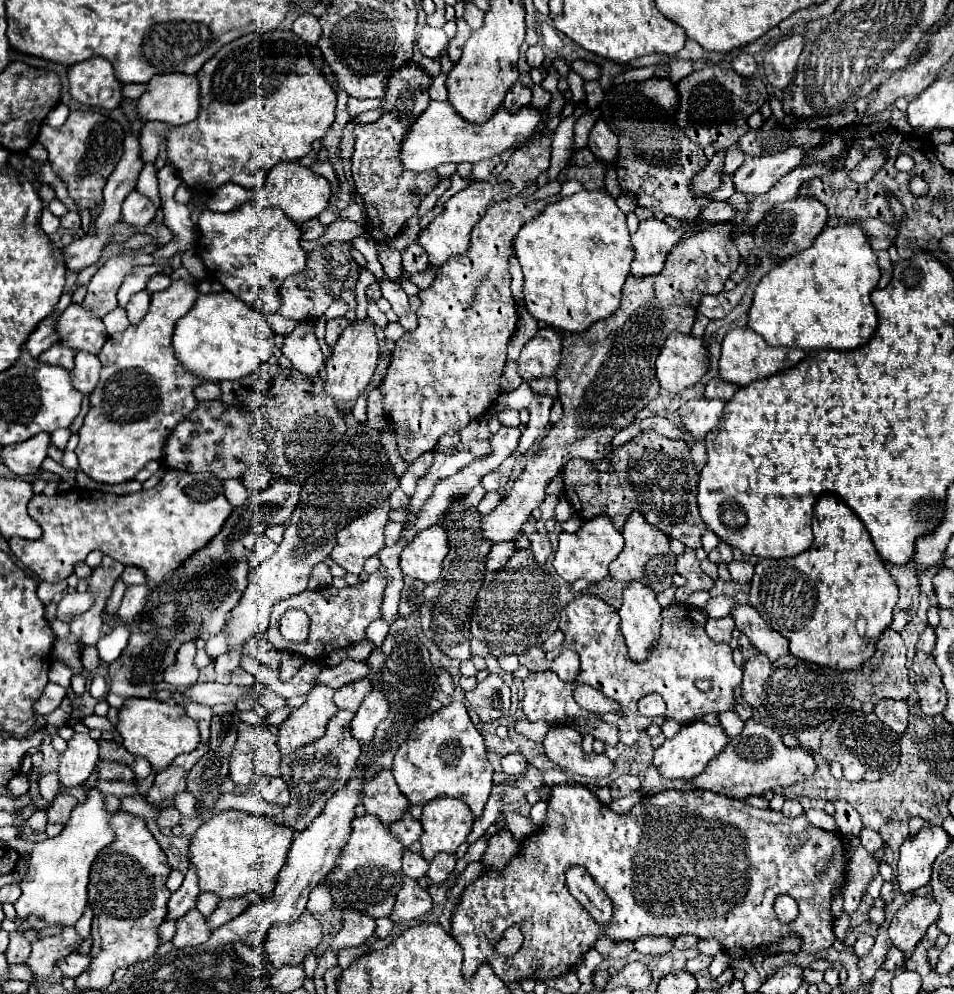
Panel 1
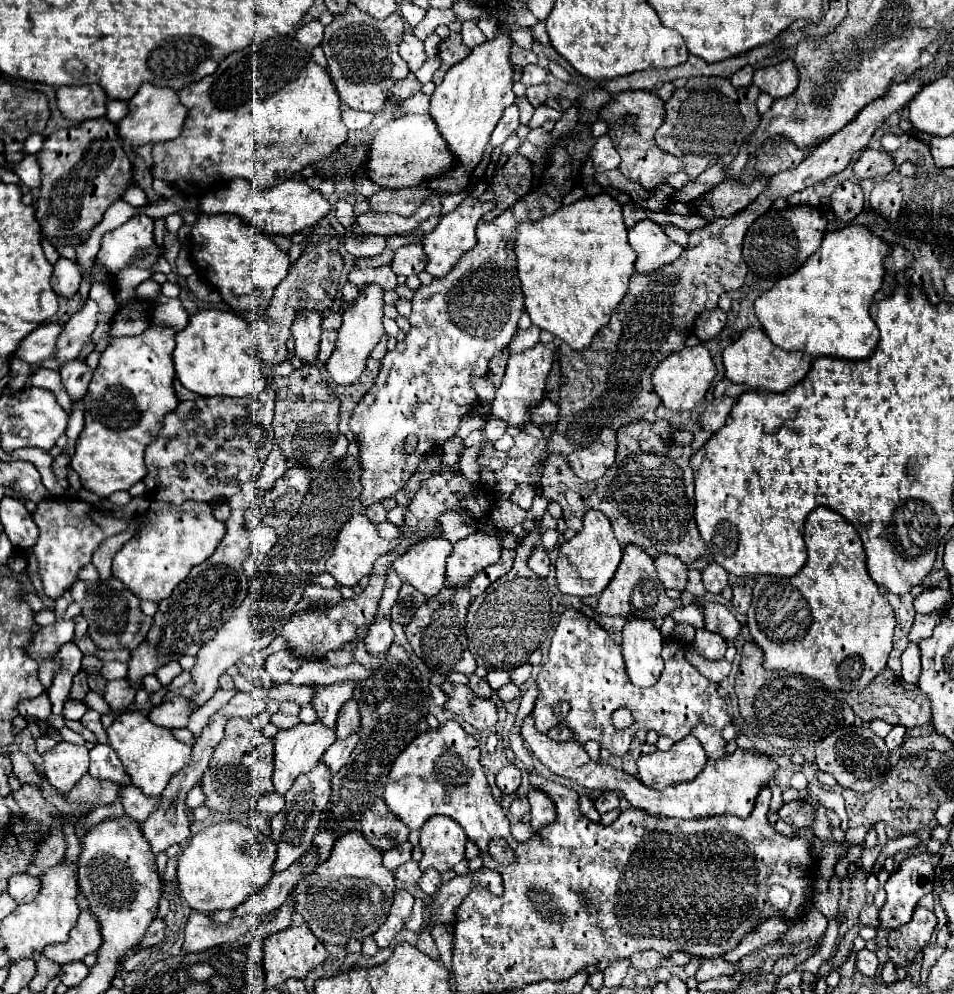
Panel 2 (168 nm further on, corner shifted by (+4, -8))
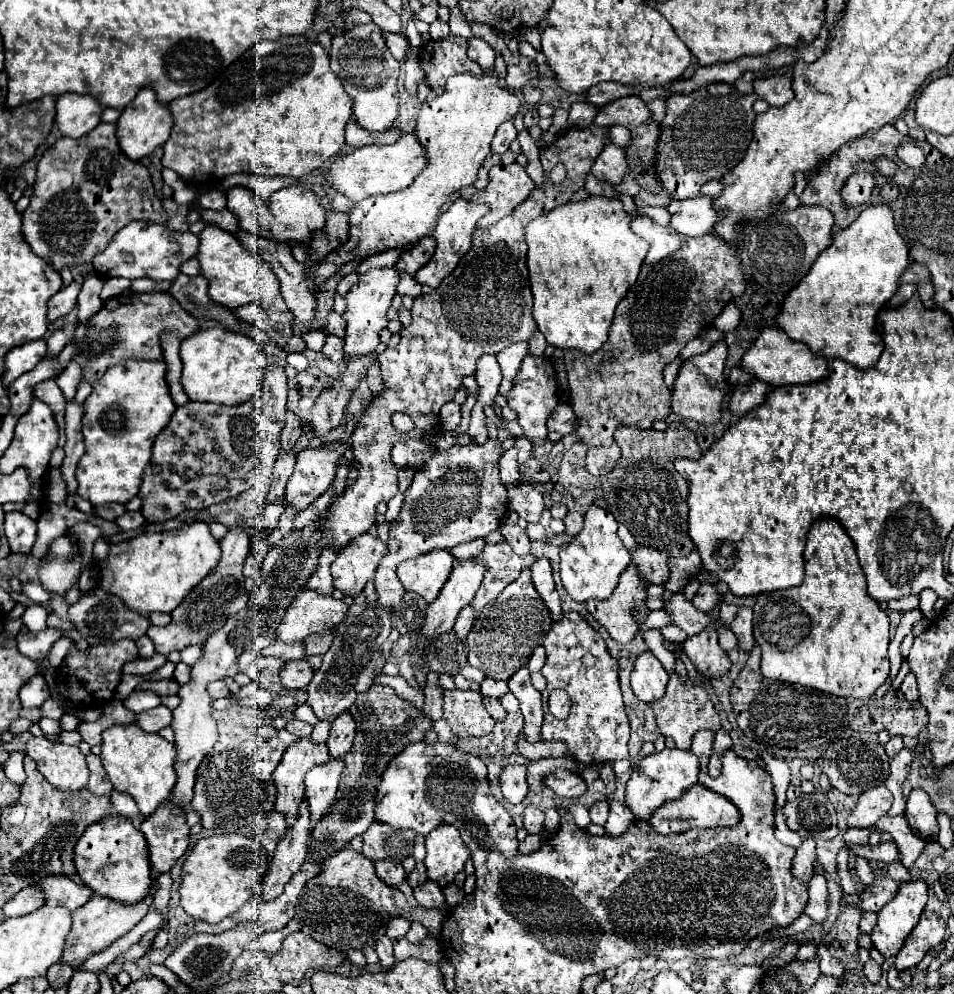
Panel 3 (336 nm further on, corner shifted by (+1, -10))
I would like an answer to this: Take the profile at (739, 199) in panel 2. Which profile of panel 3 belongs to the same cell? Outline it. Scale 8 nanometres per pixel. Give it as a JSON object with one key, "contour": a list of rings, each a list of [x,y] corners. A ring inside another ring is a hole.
{"contour":[[[696,196],[690,200],[674,200],[668,206],[672,214],[670,226],[688,238],[710,234],[724,210],[718,210],[710,196]]]}

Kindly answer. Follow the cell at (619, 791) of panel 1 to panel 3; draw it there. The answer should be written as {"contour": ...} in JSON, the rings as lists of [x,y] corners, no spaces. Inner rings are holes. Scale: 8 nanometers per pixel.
{"contour":[[[608,800],[596,802],[596,804],[590,808],[590,818],[592,818],[594,824],[604,826],[606,820],[608,820],[608,814],[610,814],[610,804],[608,804]]]}

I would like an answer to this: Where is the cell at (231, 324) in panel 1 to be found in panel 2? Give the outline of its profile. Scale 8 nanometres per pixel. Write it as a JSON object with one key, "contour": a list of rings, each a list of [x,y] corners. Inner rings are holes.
{"contour":[[[199,310],[189,318],[187,328],[177,334],[175,342],[177,378],[199,396],[251,396],[259,394],[267,384],[261,374],[255,340],[251,340],[251,326],[233,312]]]}

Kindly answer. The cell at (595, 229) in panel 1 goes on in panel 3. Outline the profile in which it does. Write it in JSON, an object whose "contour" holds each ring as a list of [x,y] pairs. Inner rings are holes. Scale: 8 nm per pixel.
{"contour":[[[588,196],[586,200],[558,206],[526,226],[524,234],[528,244],[528,274],[534,294],[532,316],[538,324],[538,330],[546,336],[548,344],[560,348],[578,348],[584,354],[594,354],[606,342],[616,304],[636,282],[648,252],[648,244],[642,238],[634,236],[630,230],[630,220],[639,215],[647,215],[661,226],[668,226],[671,218],[665,207],[645,207],[638,208],[638,212],[624,212],[620,198]]]}

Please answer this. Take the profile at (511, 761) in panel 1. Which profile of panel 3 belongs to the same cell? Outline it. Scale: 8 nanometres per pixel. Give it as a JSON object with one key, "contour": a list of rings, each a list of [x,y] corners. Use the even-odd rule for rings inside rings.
{"contour":[[[506,766],[500,774],[502,794],[508,802],[518,804],[526,798],[528,784],[526,784],[526,766]]]}

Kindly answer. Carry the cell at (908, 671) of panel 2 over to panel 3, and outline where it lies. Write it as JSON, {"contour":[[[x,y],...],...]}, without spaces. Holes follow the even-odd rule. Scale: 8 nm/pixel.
{"contour":[[[912,672],[906,674],[902,686],[900,686],[900,692],[908,698],[908,700],[918,700],[918,690],[916,690],[916,678]]]}

